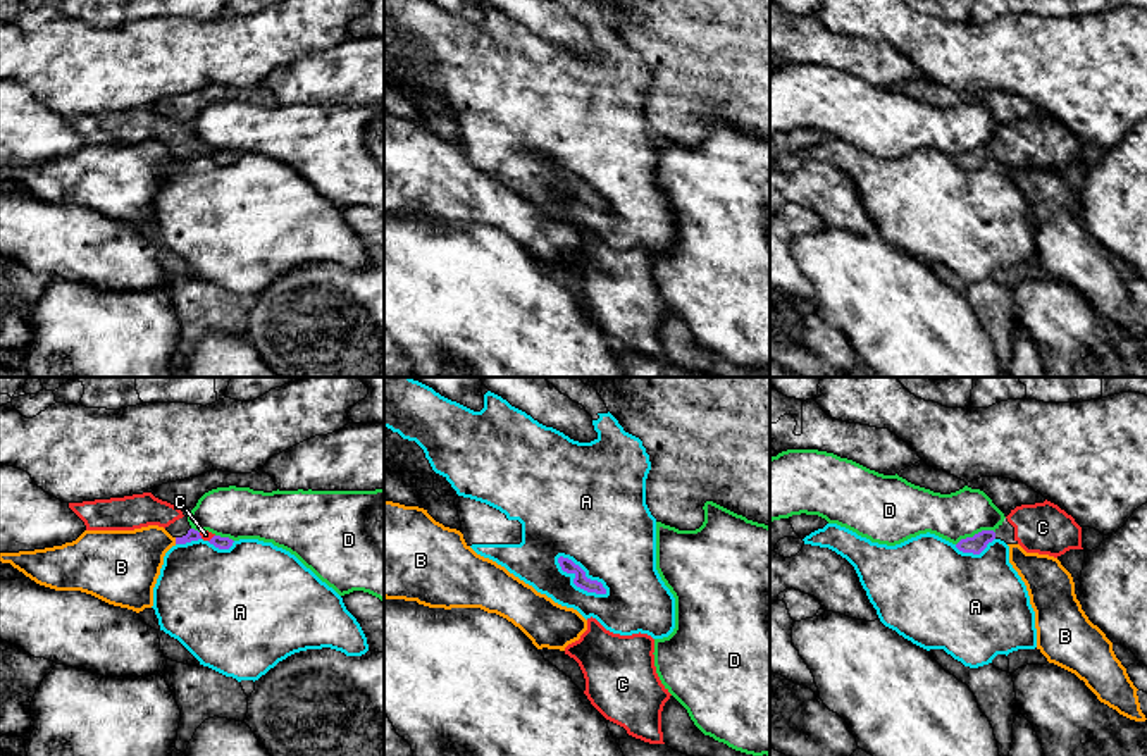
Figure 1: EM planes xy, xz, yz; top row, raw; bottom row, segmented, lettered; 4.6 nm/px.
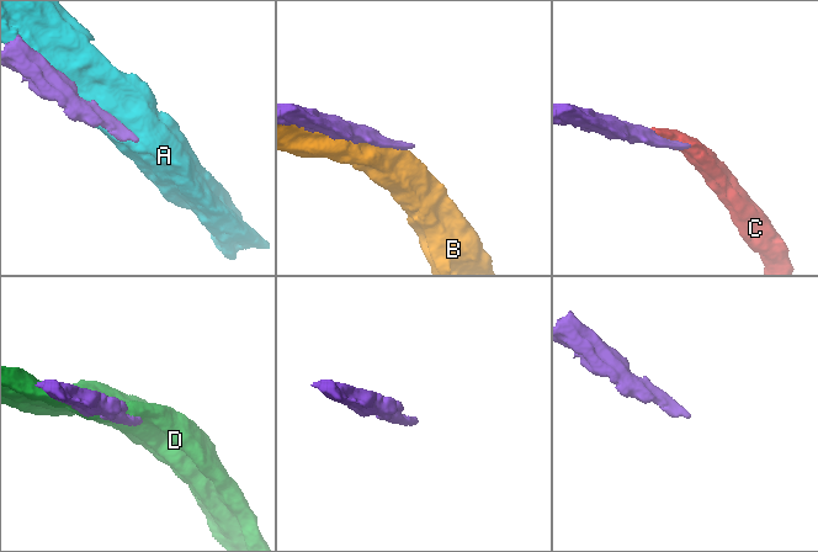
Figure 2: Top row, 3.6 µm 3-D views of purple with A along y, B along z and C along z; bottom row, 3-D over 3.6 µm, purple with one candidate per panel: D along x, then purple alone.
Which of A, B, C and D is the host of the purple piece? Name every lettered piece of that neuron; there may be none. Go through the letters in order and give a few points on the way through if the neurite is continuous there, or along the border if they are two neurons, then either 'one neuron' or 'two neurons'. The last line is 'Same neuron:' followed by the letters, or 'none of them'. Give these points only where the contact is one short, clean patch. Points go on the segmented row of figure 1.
A: two neurons
B: two neurons
C: runs through xy (192, 534), (200, 536), (205, 534); one neuron
D: two neurons
Same neuron: C

